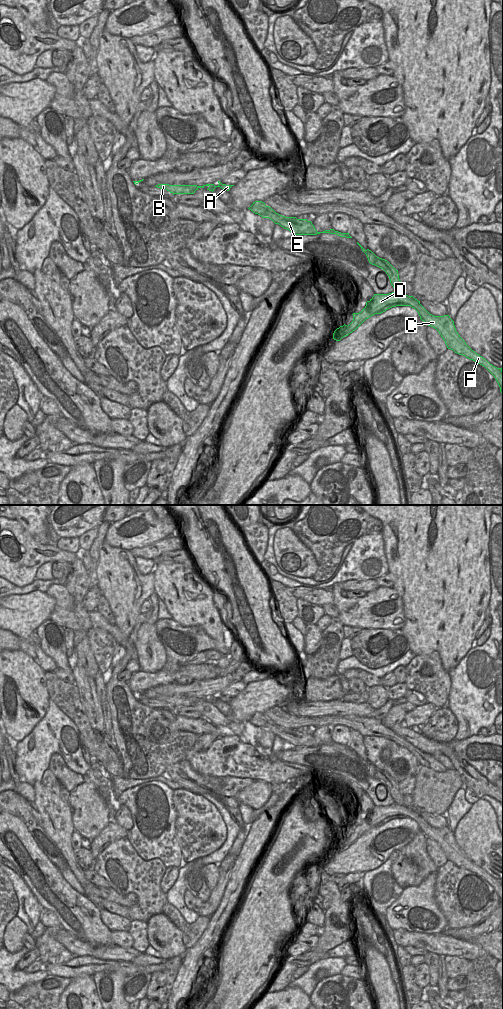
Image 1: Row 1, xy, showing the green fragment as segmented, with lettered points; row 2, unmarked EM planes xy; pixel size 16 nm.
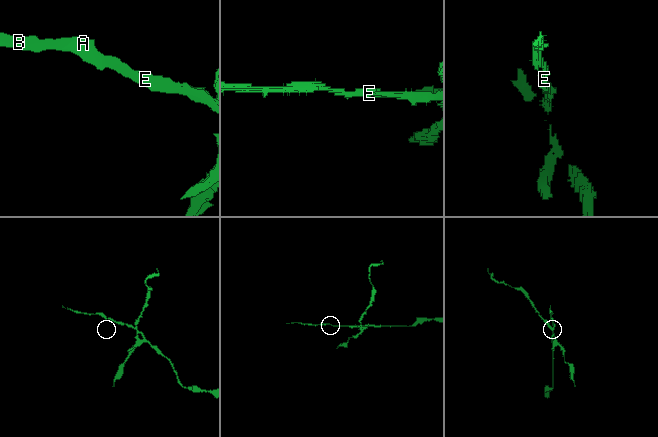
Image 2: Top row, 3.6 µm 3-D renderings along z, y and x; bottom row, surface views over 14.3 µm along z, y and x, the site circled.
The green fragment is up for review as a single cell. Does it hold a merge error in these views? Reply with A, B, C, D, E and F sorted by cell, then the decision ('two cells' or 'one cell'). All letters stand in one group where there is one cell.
groups A B C E F / D; two cells

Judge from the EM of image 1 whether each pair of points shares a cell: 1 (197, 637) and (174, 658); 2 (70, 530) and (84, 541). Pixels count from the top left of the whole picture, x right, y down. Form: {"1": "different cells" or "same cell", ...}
{"1": "same cell", "2": "different cells"}

